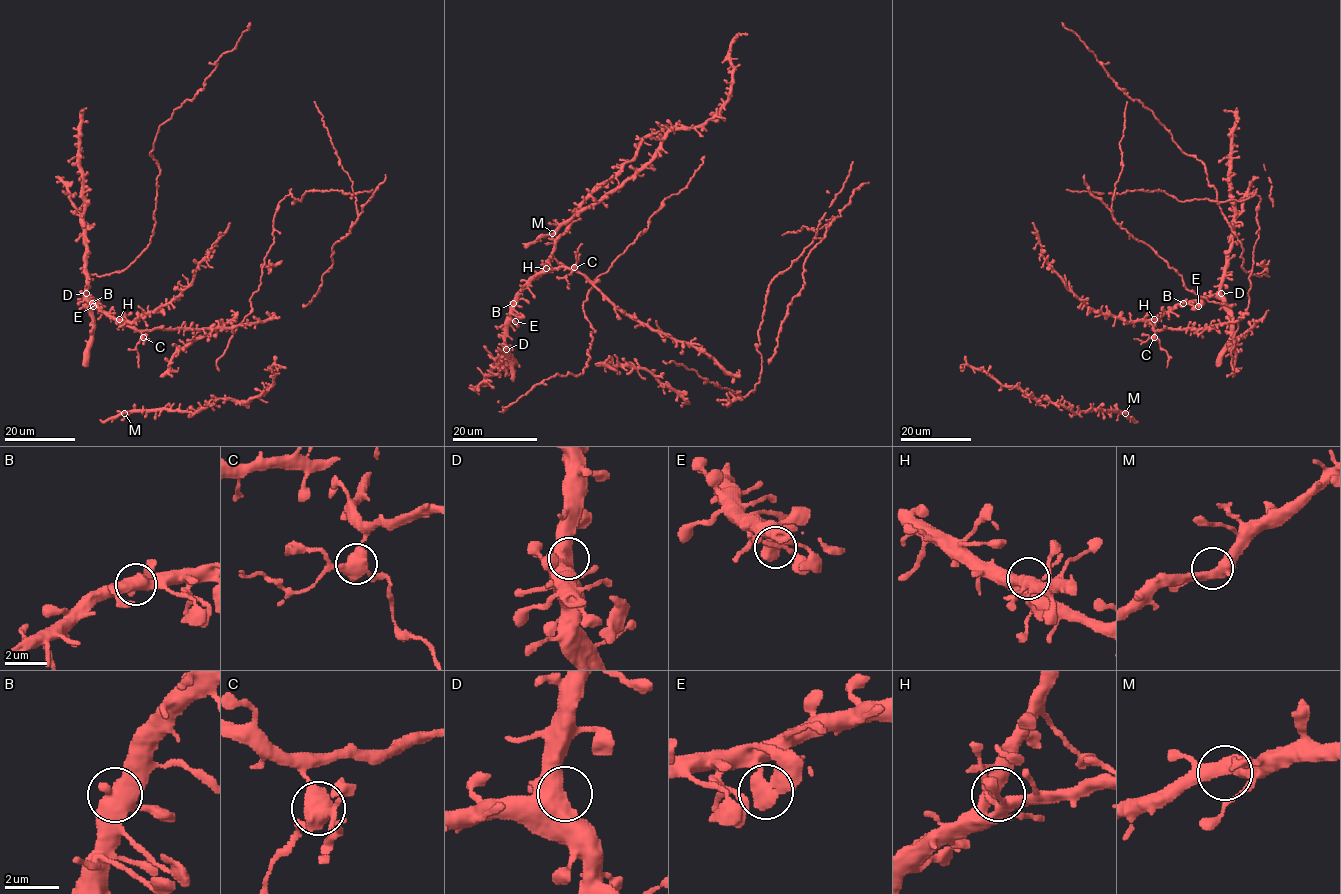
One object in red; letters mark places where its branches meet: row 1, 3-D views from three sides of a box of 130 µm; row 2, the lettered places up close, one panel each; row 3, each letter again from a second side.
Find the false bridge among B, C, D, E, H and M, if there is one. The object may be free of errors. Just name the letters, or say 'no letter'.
C

